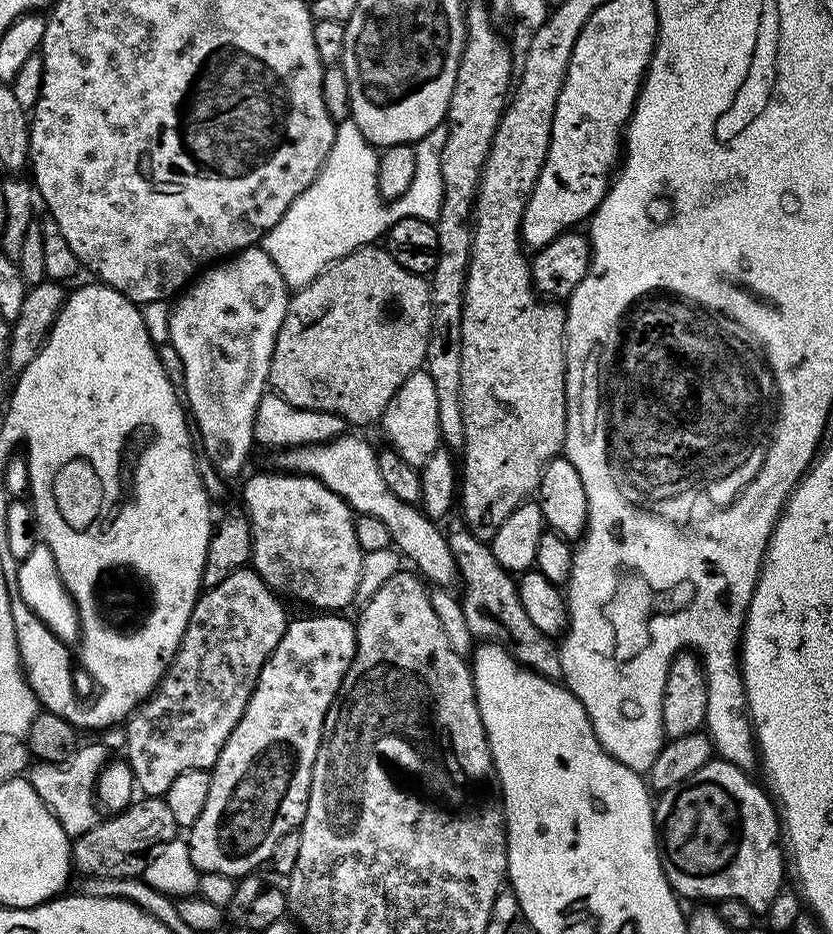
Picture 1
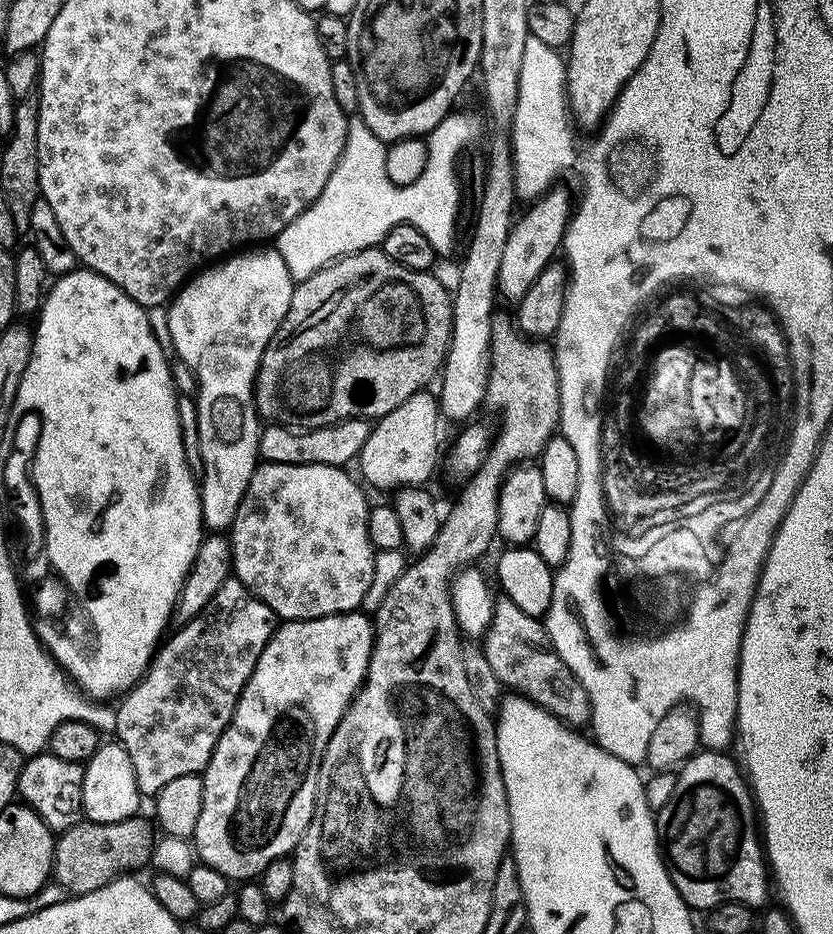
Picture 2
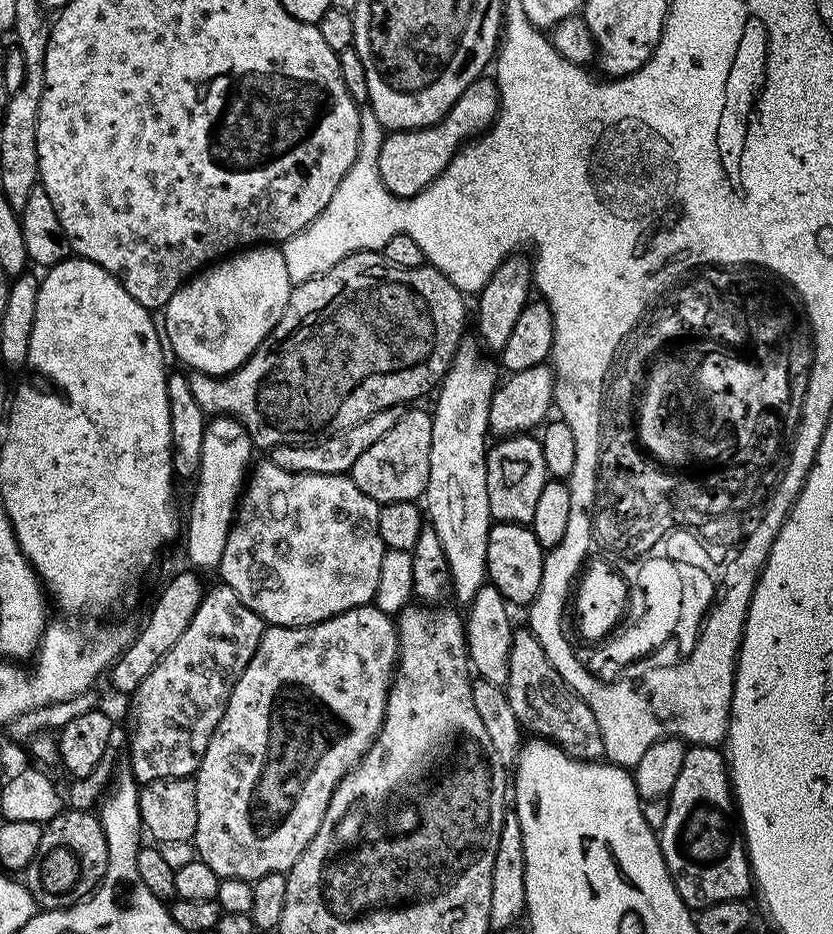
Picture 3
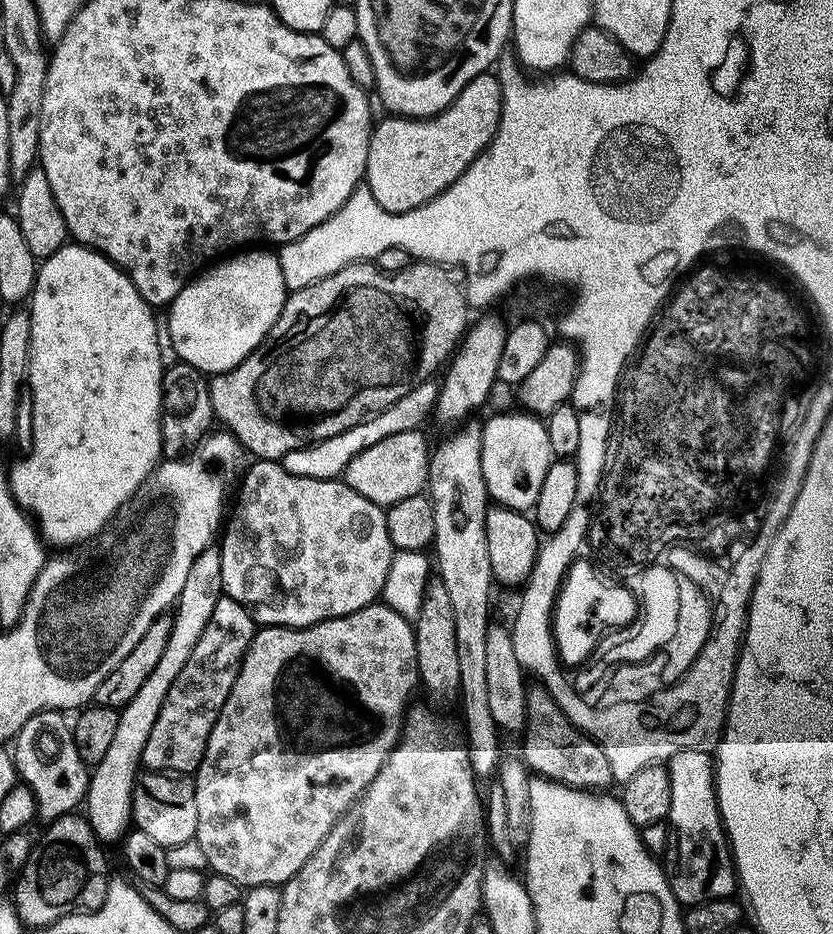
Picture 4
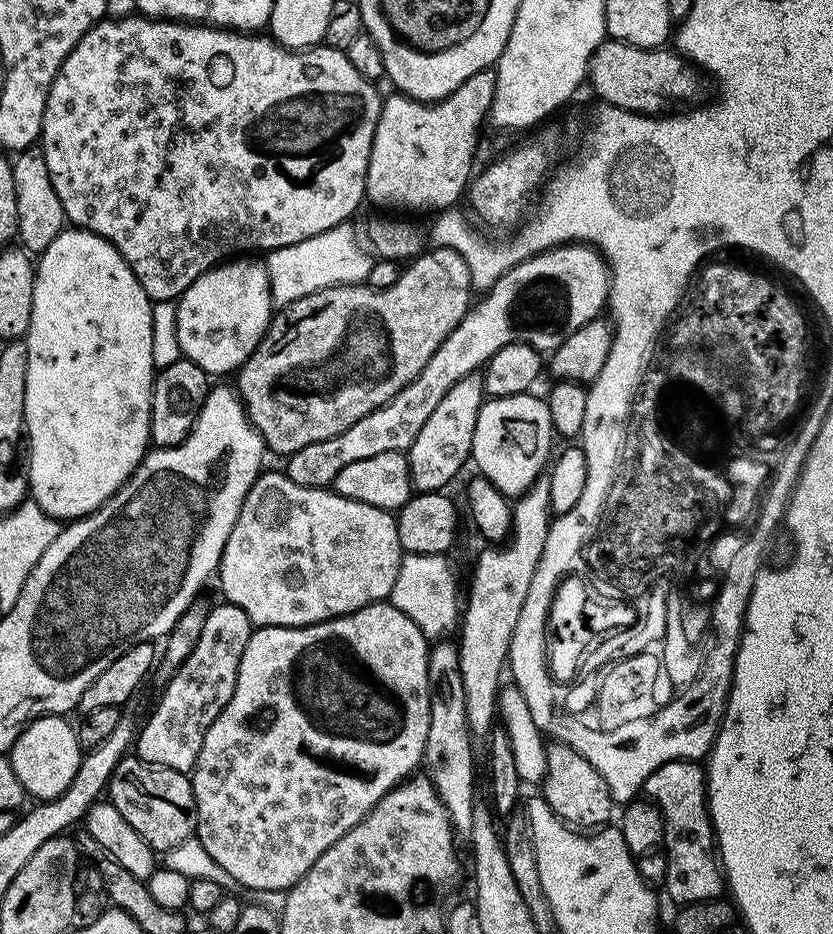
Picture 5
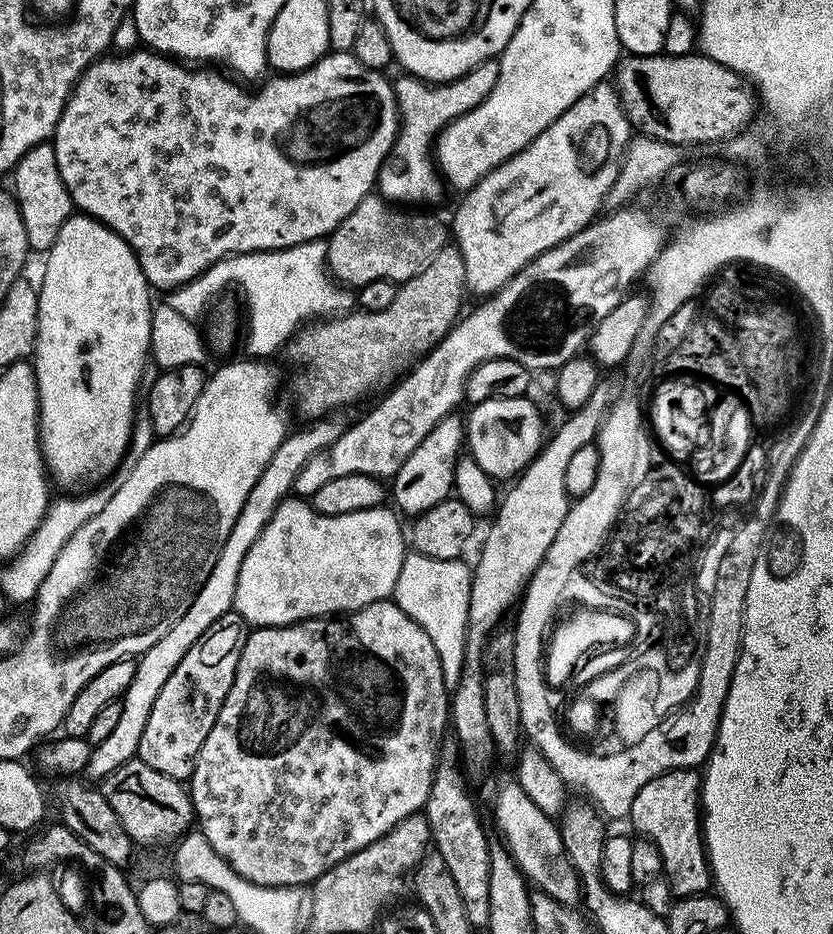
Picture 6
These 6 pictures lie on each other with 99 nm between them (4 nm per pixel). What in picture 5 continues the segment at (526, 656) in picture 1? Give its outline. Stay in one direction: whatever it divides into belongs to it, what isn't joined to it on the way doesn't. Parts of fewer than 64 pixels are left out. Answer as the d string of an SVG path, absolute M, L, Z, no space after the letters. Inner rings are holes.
M552 742L546 754L546 774L542 781L542 799L559 820L573 830L599 830L609 823L614 809L606 778L590 766L583 751L571 743Z

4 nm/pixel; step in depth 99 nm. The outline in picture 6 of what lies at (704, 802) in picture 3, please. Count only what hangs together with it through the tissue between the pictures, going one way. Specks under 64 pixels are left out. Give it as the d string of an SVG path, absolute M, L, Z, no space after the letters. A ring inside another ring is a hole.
M675 768L646 782L632 803L630 821L641 837L655 844L662 858L662 875L676 898L707 892L714 880L704 846L701 800L701 773L691 768Z

